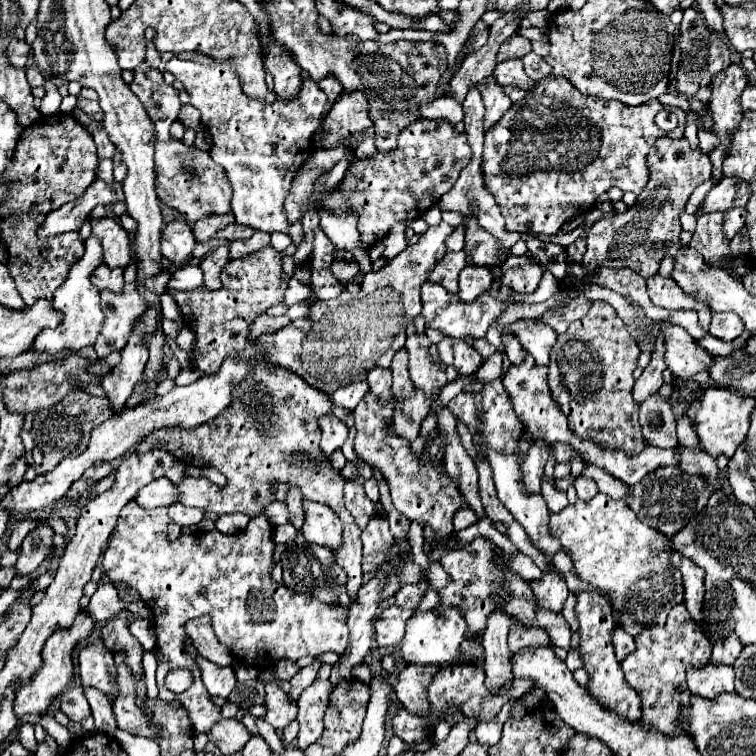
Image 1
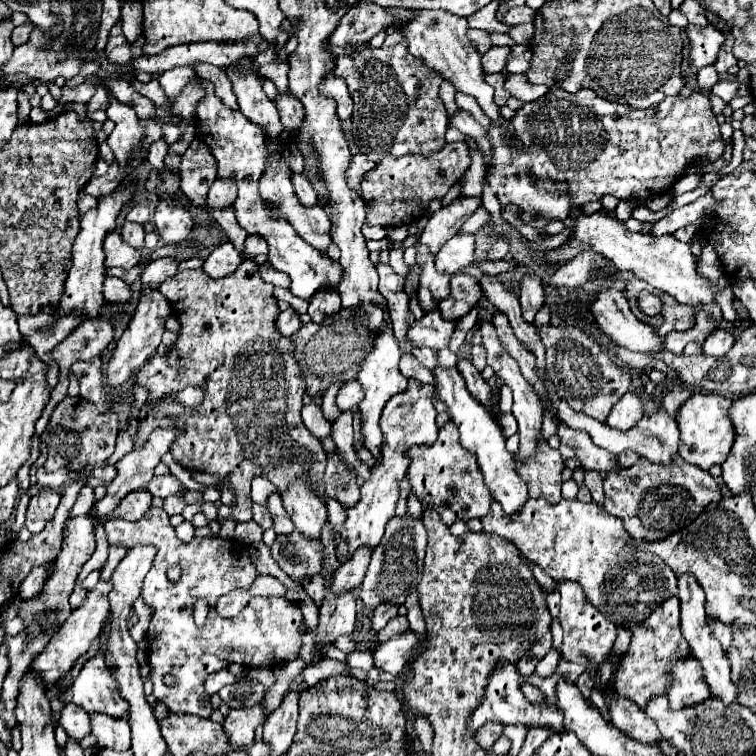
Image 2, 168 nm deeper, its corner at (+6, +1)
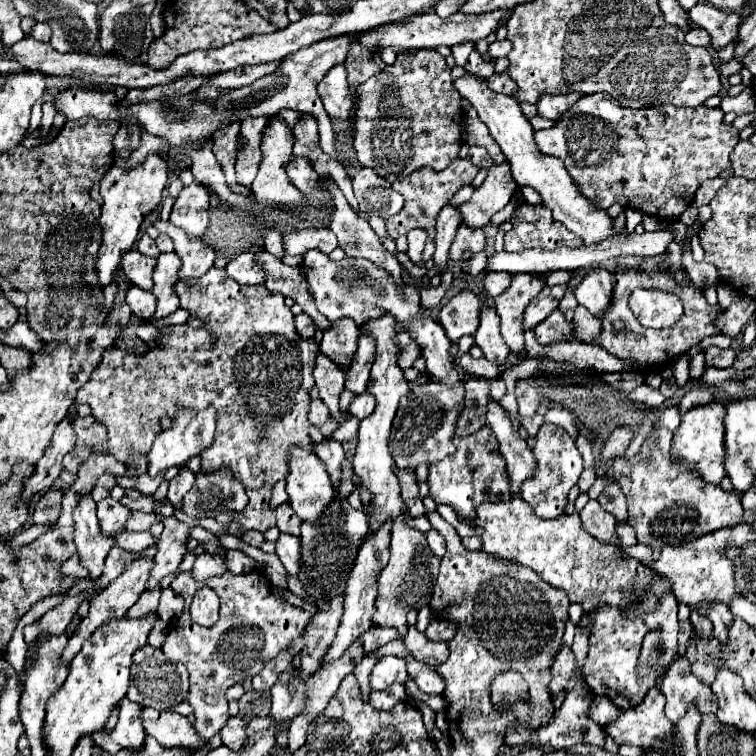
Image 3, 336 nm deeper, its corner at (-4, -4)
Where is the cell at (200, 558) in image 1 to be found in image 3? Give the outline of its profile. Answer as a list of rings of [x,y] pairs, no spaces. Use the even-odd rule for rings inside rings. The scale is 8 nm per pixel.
[[[190,570],[178,572],[170,588],[184,594],[186,606],[174,626],[170,626],[162,644],[162,652],[168,656],[168,660],[182,662],[188,668],[190,690],[186,702],[194,708],[194,726],[198,734],[204,740],[210,740],[230,718],[226,690],[232,684],[250,680],[262,670],[266,660],[272,660],[280,652],[286,652],[292,640],[300,636],[308,626],[310,614],[302,608],[274,598],[268,578],[264,582],[260,572],[232,574],[230,570],[226,570],[220,576],[204,580],[204,584],[210,586],[220,598],[220,620],[212,628],[204,628],[190,618],[190,602],[194,598],[194,592],[202,588],[202,580],[194,580]]]

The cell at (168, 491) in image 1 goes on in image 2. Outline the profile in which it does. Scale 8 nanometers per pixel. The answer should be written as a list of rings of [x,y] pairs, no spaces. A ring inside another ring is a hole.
[[[146,489],[134,491],[134,493],[126,495],[126,499],[122,499],[122,503],[110,515],[98,515],[98,519],[102,519],[102,521],[108,521],[108,519],[138,521],[150,509],[150,499],[152,499],[150,491],[146,491]]]

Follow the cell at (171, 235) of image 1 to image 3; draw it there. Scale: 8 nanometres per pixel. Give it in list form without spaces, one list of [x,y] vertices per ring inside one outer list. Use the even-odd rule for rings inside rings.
[[[192,182],[190,186],[184,186],[172,206],[170,222],[188,236],[202,236],[208,226],[208,200],[208,190],[202,184]]]

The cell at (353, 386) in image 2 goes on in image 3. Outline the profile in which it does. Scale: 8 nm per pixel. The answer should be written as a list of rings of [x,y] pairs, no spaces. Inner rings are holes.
[[[362,392],[350,402],[350,414],[364,420],[374,412],[374,406],[376,406],[376,398],[372,398],[370,392]]]

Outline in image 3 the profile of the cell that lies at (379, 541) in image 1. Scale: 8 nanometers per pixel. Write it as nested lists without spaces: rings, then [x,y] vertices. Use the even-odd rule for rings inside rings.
[[[344,594],[334,596],[328,612],[318,612],[306,628],[306,644],[302,648],[302,670],[314,672],[324,656],[324,650],[332,644],[336,628],[340,626],[340,616],[344,614]]]

